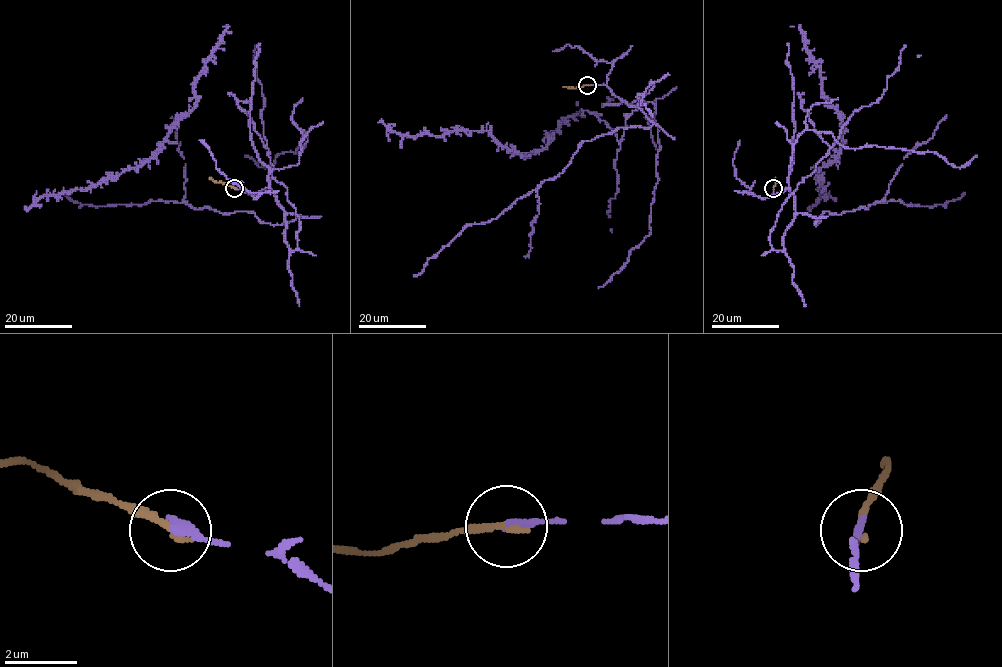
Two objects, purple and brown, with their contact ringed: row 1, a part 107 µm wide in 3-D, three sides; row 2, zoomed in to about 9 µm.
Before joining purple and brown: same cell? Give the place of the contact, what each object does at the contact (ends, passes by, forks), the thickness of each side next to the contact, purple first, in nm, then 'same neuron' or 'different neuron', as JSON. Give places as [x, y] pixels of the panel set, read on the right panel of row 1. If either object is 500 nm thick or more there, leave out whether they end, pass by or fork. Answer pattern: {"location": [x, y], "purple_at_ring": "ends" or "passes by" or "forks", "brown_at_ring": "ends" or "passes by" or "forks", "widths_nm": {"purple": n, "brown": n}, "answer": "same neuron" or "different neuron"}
{"location": [773, 188], "purple_at_ring": "ends", "brown_at_ring": "ends", "widths_nm": {"purple": 240, "brown": 200}, "answer": "different neuron"}

